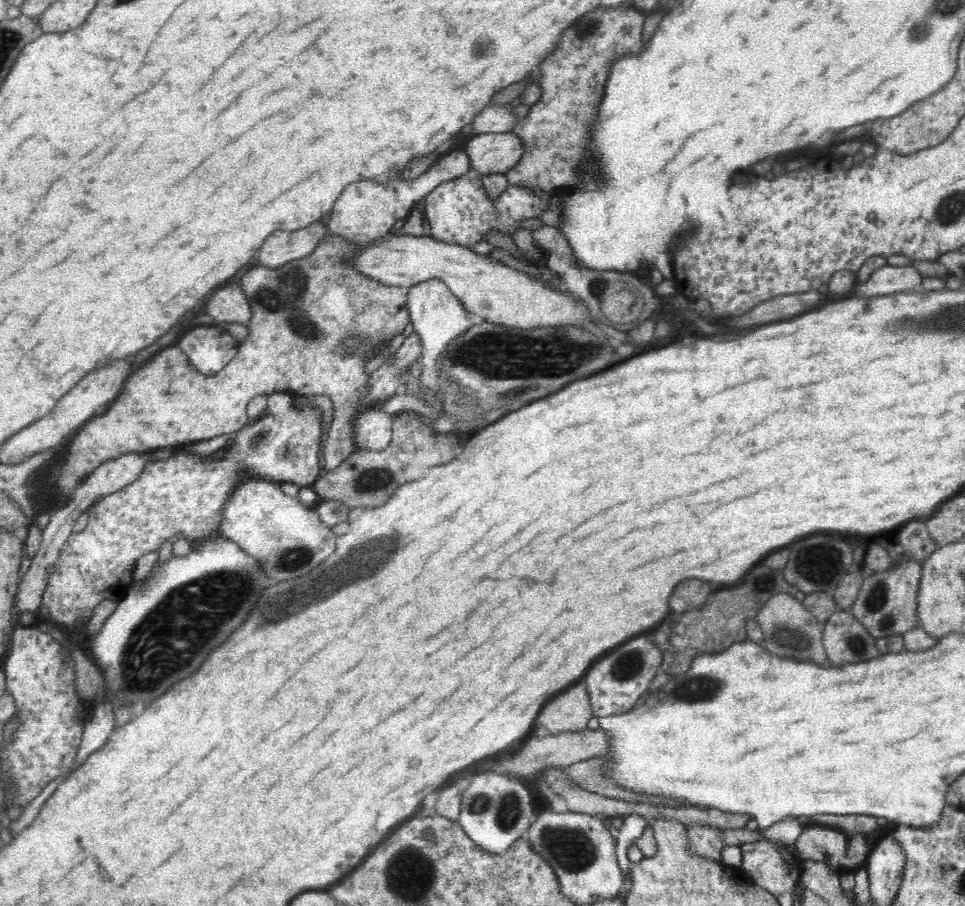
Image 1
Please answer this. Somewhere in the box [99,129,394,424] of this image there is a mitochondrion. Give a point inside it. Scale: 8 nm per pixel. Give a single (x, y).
(286, 296)

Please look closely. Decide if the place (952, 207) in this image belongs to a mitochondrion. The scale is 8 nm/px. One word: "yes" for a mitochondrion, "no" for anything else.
yes

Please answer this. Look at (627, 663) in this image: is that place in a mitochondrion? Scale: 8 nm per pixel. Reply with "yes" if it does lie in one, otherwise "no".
yes

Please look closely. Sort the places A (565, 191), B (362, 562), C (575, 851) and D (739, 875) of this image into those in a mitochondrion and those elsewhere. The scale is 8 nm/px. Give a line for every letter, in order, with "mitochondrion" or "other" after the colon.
A: other
B: mitochondrion
C: mitochondrion
D: other

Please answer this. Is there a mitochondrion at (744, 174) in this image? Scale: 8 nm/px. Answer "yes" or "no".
no

